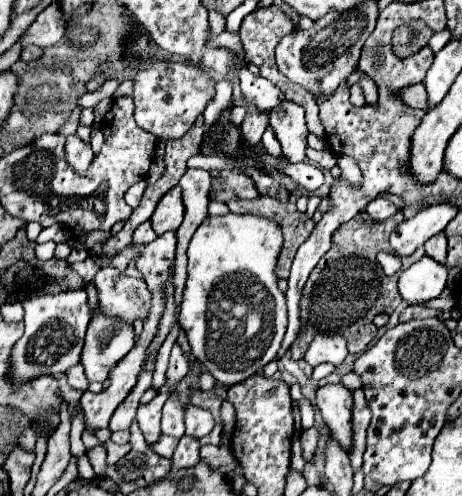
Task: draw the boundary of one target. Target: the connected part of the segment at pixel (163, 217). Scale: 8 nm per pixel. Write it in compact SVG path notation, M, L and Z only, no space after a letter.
M181 186L171 188L157 204L153 216L151 216L151 224L155 234L163 234L163 232L175 232L185 216L185 206L183 206L183 198L181 198Z

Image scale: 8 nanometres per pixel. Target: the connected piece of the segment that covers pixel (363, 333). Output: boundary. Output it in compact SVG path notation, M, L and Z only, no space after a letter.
M359 212L353 220L339 226L339 230L333 234L331 250L313 268L301 294L301 330L297 340L289 348L295 360L303 358L317 334L341 334L349 344L349 352L365 350L377 334L373 318L383 312L393 312L401 304L397 280L401 272L409 268L409 264L425 254L425 250L419 248L413 256L401 258L401 270L393 276L383 274L383 268L379 268L377 264L377 254L381 250L391 252L389 232L399 222L403 222L401 212L383 222L373 220L367 212Z

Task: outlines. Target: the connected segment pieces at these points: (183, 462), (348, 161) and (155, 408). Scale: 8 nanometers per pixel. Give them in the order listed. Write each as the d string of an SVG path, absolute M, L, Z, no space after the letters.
M183 436L179 440L179 446L177 446L175 454L173 454L173 470L197 464L197 460L199 460L199 446L201 444L199 444L197 438Z
M349 156L337 158L336 163L342 170L341 178L352 185L359 185L362 182L362 174L355 160Z
M159 392L151 402L139 406L137 422L139 422L139 428L141 428L147 444L153 444L159 440L159 434L161 434L159 420L161 420L161 408L163 408L165 400L167 400L167 392Z

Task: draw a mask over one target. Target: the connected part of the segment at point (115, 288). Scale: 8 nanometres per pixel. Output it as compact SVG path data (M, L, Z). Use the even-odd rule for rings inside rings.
M107 266L95 274L95 286L99 290L99 304L105 316L119 318L131 326L135 320L147 320L151 310L151 292L145 280L129 278L117 268Z

